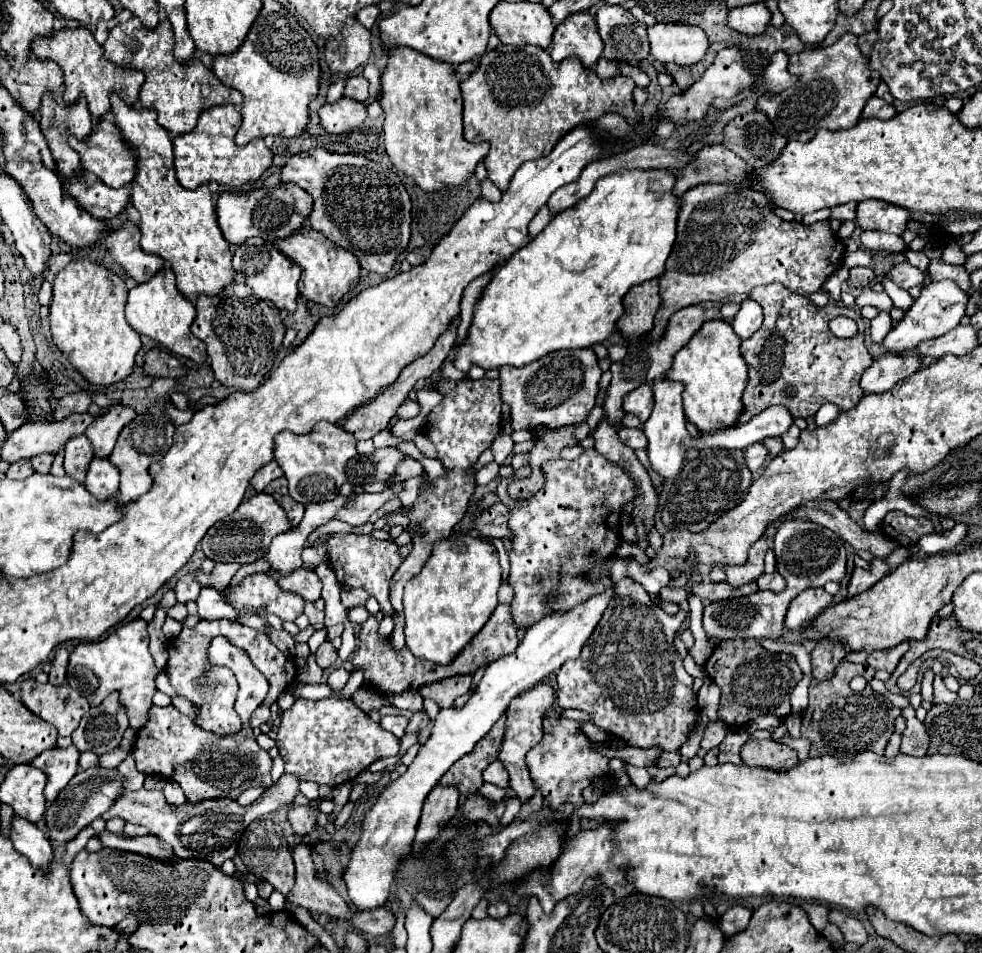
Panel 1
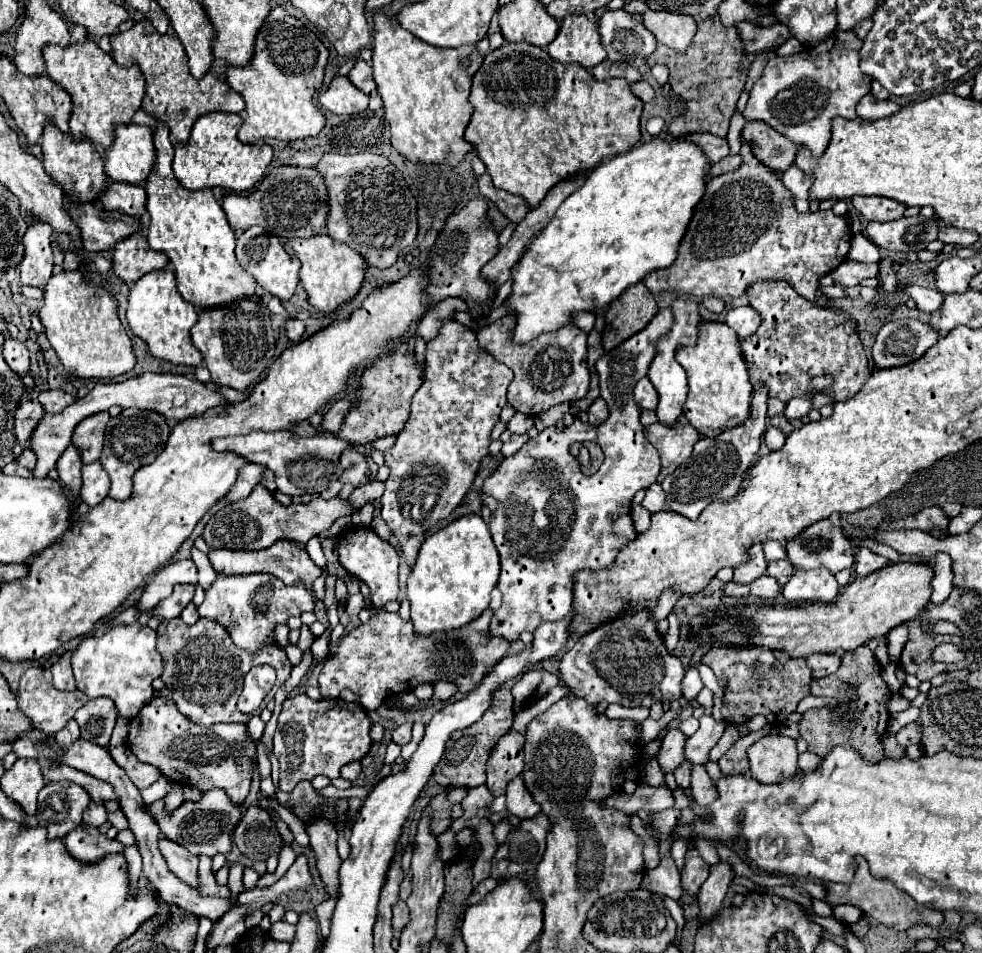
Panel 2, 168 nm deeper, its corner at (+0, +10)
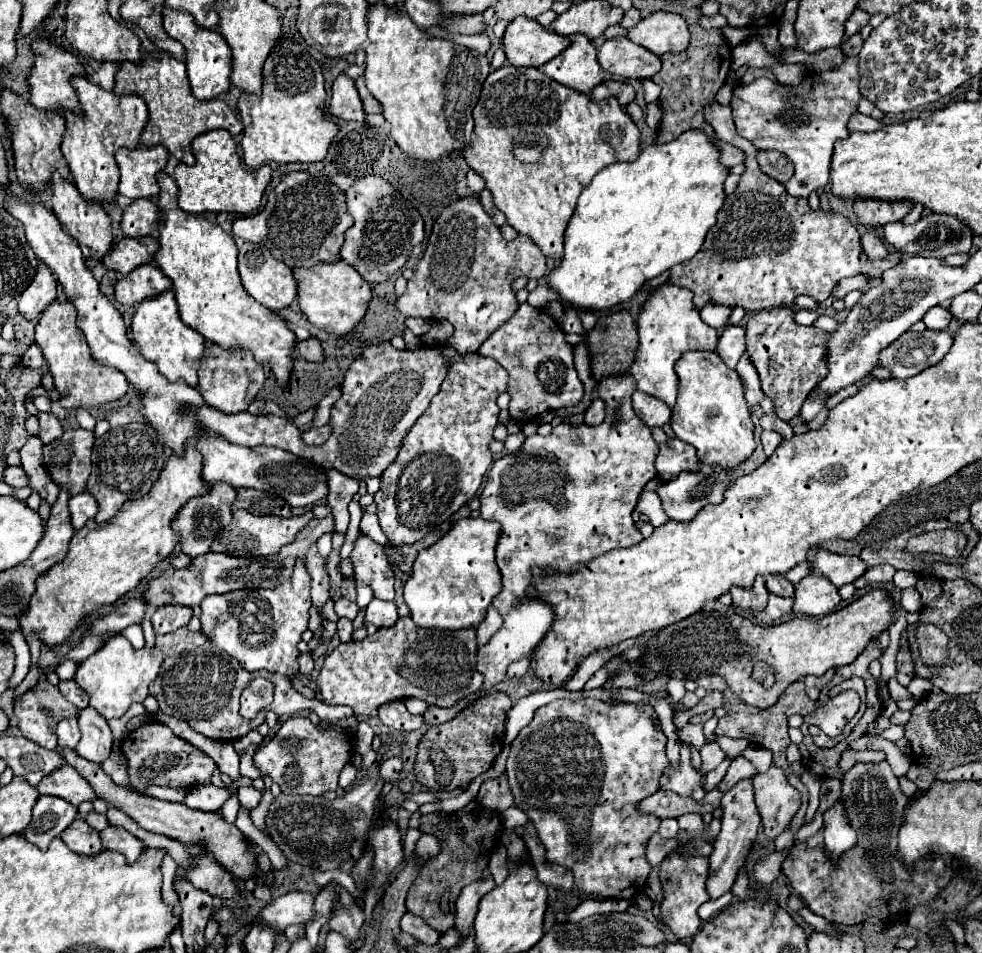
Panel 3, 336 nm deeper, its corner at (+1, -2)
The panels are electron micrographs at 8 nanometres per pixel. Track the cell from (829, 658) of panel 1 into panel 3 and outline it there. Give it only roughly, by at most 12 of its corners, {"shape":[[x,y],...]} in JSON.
{"shape":[[834,670],[822,676],[806,676],[806,694],[810,700],[818,700],[822,686],[834,676]]}

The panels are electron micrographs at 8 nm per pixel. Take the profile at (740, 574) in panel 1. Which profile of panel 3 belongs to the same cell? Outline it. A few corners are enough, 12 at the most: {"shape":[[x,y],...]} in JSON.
{"shape":[[764,578],[750,590],[732,588],[734,606],[750,612],[766,608],[768,590]]}

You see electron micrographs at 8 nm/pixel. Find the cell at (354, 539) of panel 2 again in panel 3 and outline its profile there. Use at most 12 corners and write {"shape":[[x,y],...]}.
{"shape":[[360,536],[350,560],[354,580],[394,600],[394,568],[380,544]]}

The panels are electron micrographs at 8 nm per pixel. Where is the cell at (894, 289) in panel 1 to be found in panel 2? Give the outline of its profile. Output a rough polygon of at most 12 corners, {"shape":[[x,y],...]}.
{"shape":[[905,284],[903,292],[925,314],[937,310],[943,294],[917,284]]}

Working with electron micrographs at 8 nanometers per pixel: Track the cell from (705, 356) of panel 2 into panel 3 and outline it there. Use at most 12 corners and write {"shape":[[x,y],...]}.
{"shape":[[716,352],[676,362],[674,436],[738,468],[756,448],[740,376]]}

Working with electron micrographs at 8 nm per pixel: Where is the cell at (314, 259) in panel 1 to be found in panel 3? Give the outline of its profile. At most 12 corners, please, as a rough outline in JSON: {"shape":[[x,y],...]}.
{"shape":[[346,262],[296,268],[300,310],[346,336],[372,286]]}

